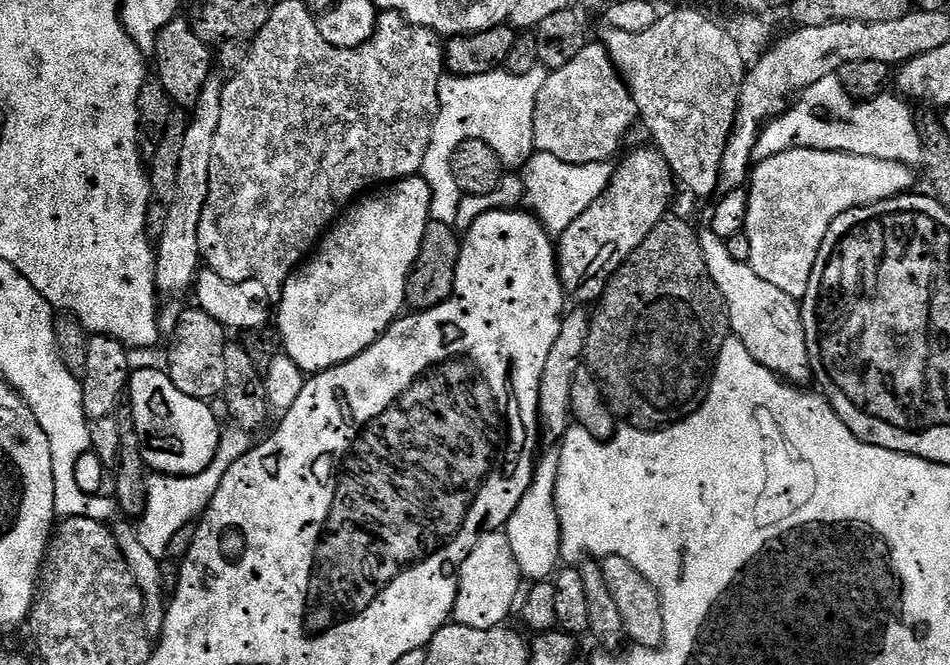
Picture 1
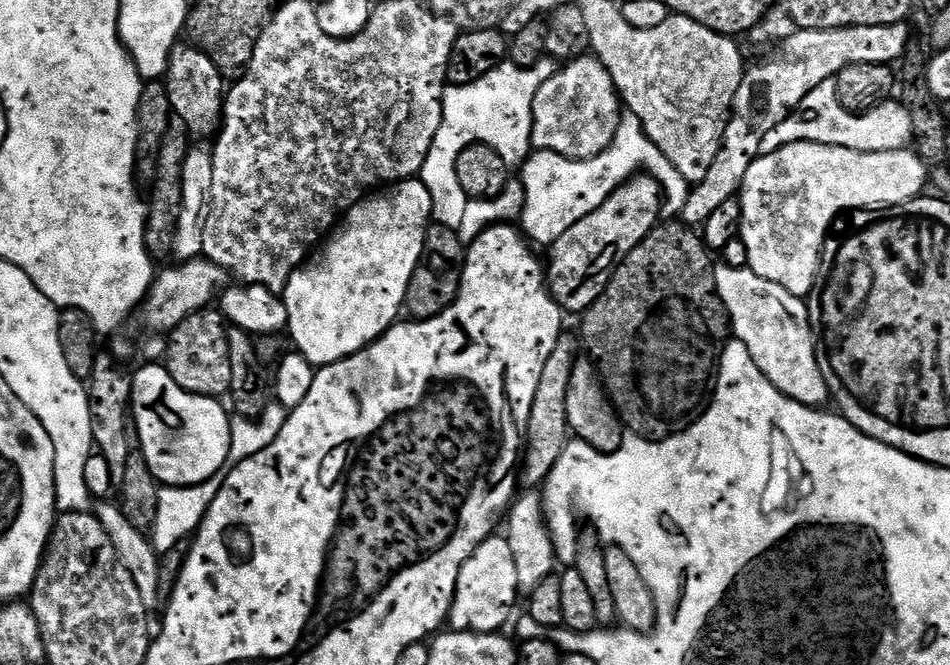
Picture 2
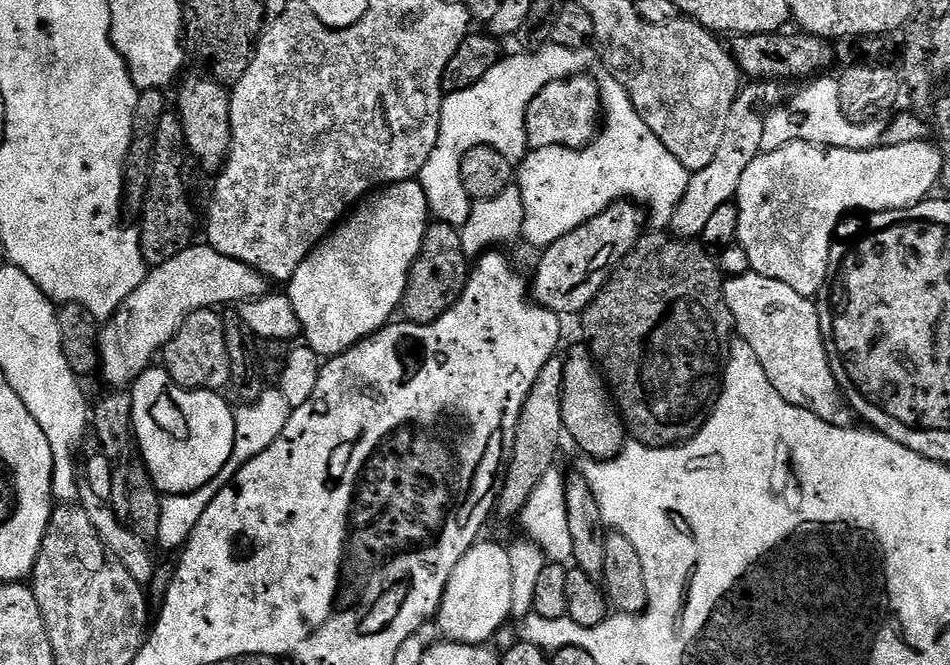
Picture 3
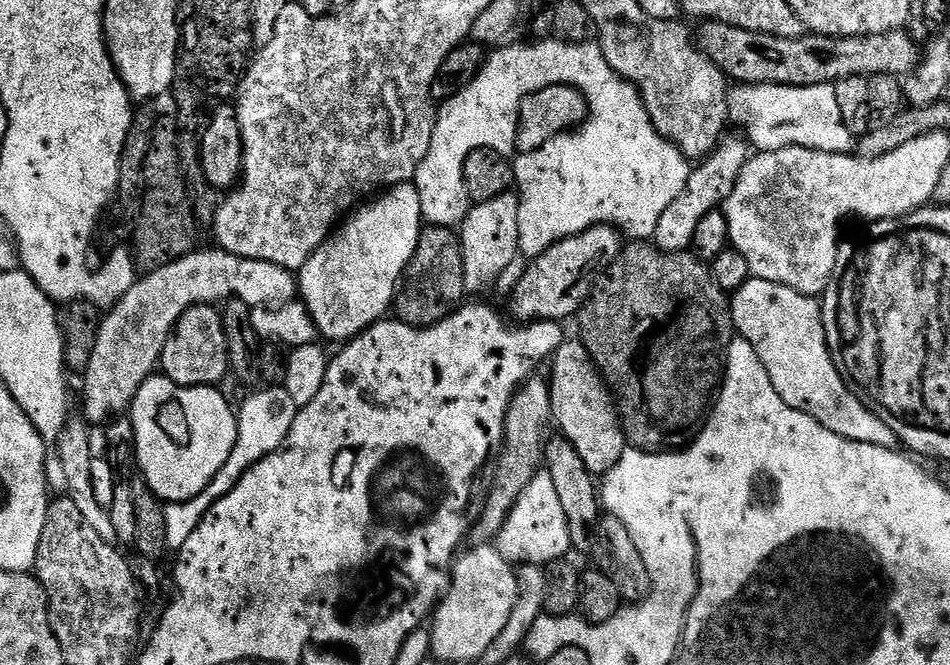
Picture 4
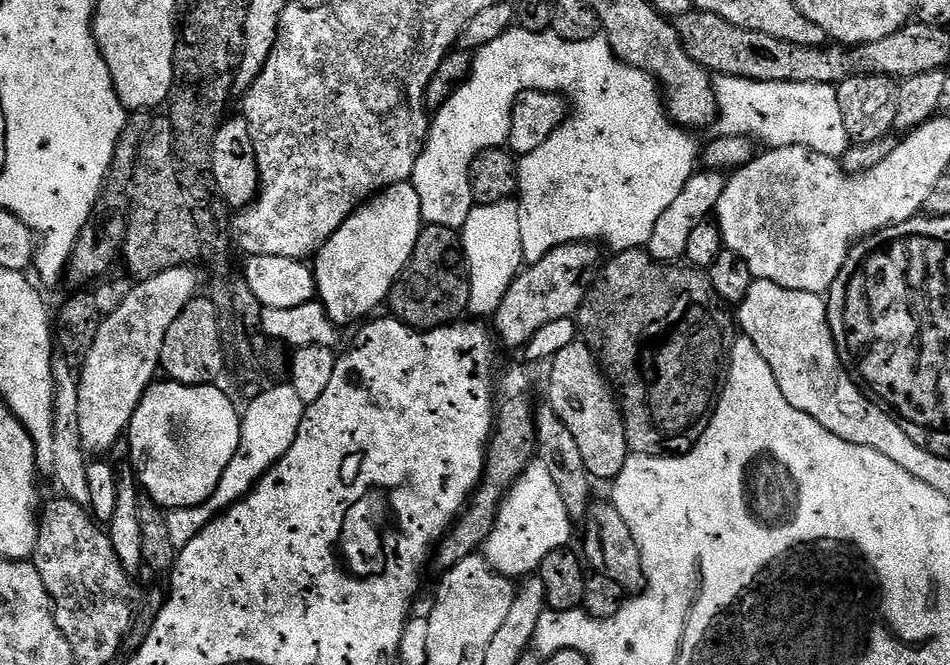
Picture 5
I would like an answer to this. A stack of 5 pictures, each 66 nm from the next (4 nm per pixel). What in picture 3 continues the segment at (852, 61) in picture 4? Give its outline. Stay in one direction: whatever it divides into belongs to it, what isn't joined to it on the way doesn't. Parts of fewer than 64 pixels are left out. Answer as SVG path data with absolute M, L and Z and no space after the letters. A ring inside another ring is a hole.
M754 34L753 36L735 37L730 44L730 51L736 58L745 77L756 82L785 82L784 80L807 81L819 77L832 64L833 45L818 36L799 34L800 36L784 36L785 34Z

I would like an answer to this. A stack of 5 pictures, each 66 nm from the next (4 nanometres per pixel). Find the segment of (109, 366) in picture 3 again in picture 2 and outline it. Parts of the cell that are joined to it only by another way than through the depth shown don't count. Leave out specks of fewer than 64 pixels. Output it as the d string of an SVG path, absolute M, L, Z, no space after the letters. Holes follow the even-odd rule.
M206 258L200 260L188 260L177 268L168 268L164 273L153 279L152 286L144 297L142 313L144 312L144 324L153 328L156 334L171 334L179 324L190 314L205 311L208 304L217 299L216 288L223 289L230 280L229 273L218 267L214 262ZM225 283L225 284L224 284ZM224 284L224 285L223 285Z

